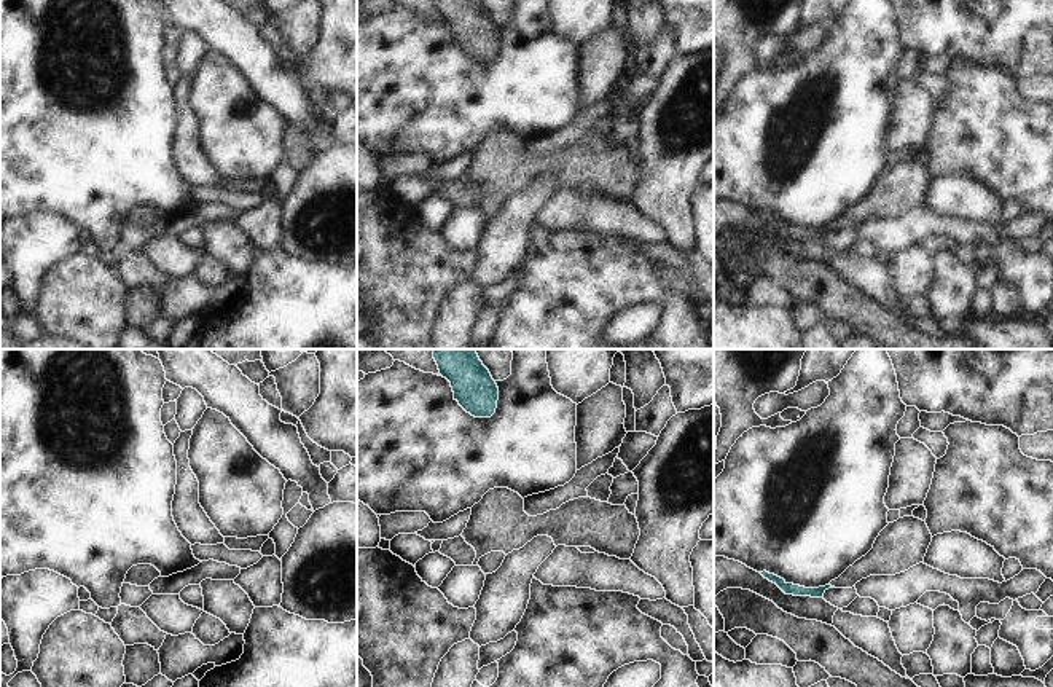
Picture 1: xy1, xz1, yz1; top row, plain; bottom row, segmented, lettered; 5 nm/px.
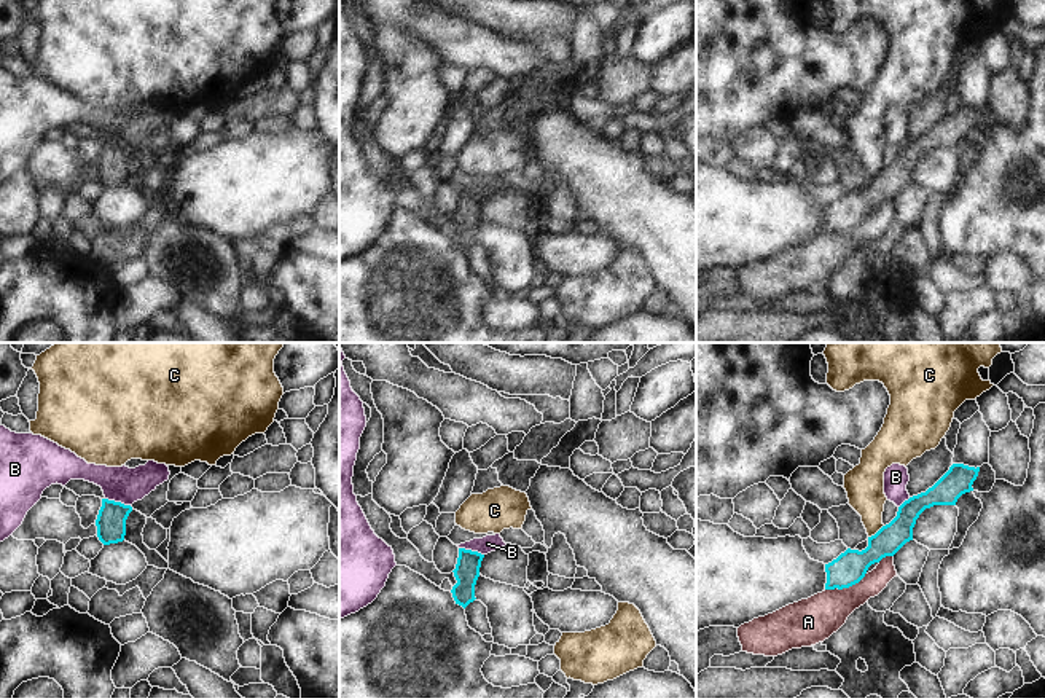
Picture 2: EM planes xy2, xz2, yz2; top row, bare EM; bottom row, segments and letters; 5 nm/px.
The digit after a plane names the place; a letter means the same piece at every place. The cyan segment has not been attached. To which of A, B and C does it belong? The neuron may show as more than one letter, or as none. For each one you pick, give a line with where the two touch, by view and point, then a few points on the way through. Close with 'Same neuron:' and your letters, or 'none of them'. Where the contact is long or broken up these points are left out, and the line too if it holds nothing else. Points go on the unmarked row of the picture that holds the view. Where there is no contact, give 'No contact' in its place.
Same neuron: none of them

